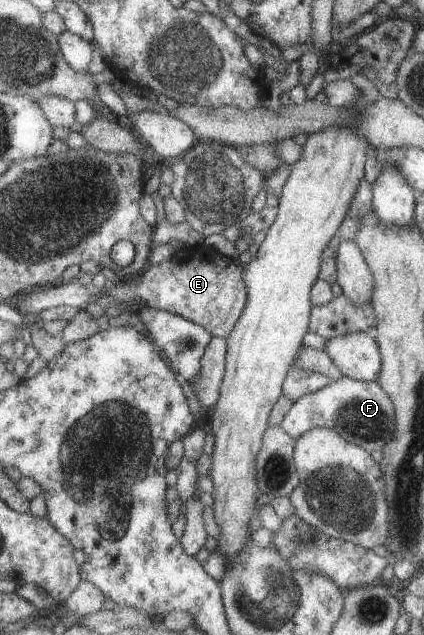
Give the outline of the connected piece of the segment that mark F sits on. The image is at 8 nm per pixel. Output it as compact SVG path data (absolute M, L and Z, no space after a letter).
M342 376L292 402L280 426L293 440L305 431L321 427L332 429L338 437L361 447L364 451L381 451L382 447L393 438L394 406L378 383Z

